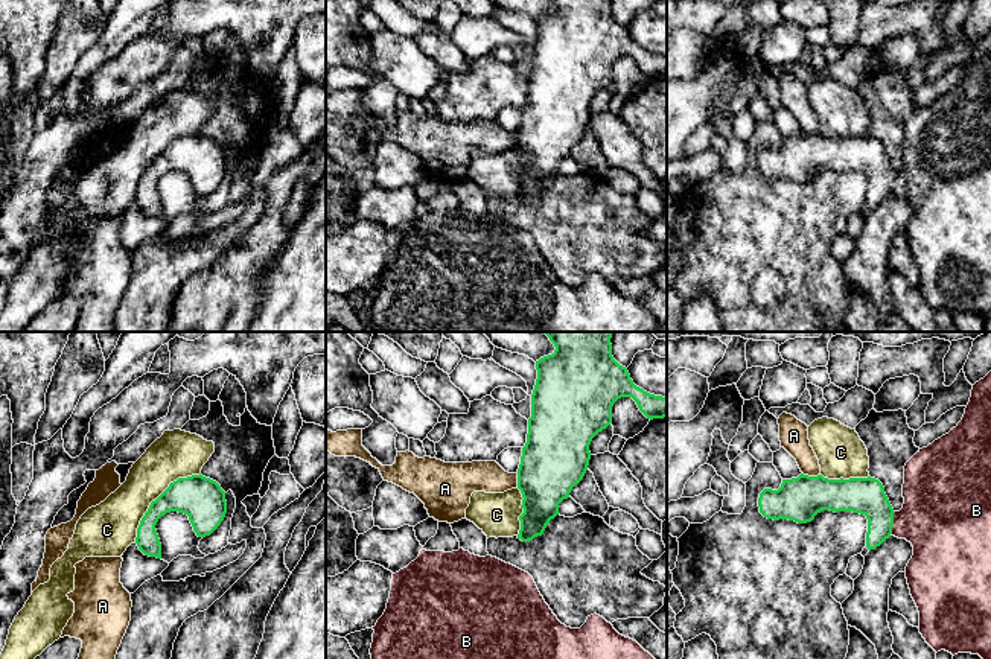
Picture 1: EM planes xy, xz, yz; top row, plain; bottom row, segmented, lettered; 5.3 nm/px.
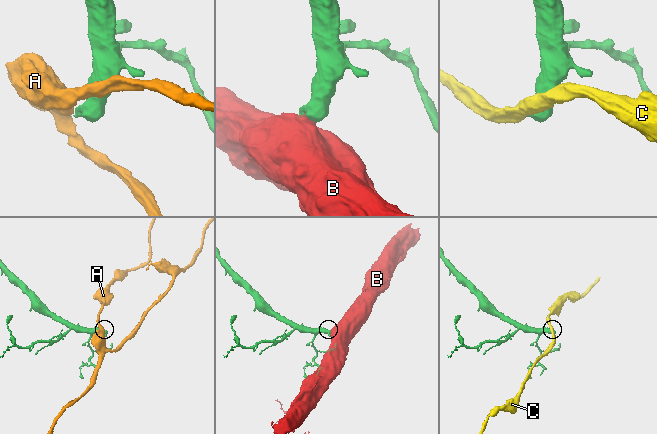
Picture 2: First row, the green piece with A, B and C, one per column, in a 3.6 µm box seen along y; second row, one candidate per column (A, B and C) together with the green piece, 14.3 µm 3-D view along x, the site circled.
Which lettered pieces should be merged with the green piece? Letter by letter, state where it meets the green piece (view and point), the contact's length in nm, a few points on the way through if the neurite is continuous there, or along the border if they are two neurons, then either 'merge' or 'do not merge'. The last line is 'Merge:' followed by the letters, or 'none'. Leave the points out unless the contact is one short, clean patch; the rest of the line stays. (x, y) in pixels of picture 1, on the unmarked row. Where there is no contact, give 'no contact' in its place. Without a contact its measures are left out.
A: yz (812, 136) | 100 nm | along yz (802, 131), (819, 134) | do not merge
B: yz (892, 183) | 130 nm | across yz (866, 155), (892, 183), (940, 178) | merge
C: xy (157, 157) | 500 nm | do not merge
Merge: B

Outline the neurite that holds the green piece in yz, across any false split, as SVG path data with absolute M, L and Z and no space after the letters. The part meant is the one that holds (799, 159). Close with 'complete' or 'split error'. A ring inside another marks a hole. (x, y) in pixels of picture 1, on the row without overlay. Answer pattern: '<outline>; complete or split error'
M991 30L973 44L958 85L906 122L903 157L903 167L895 170L875 137L828 138L801 132L782 138L778 149L764 148L758 166L767 178L798 183L811 181L822 169L865 174L869 210L891 195L910 201L913 215L906 237L919 271L919 292L936 312L979 314L985 332L991 332Z; split error

